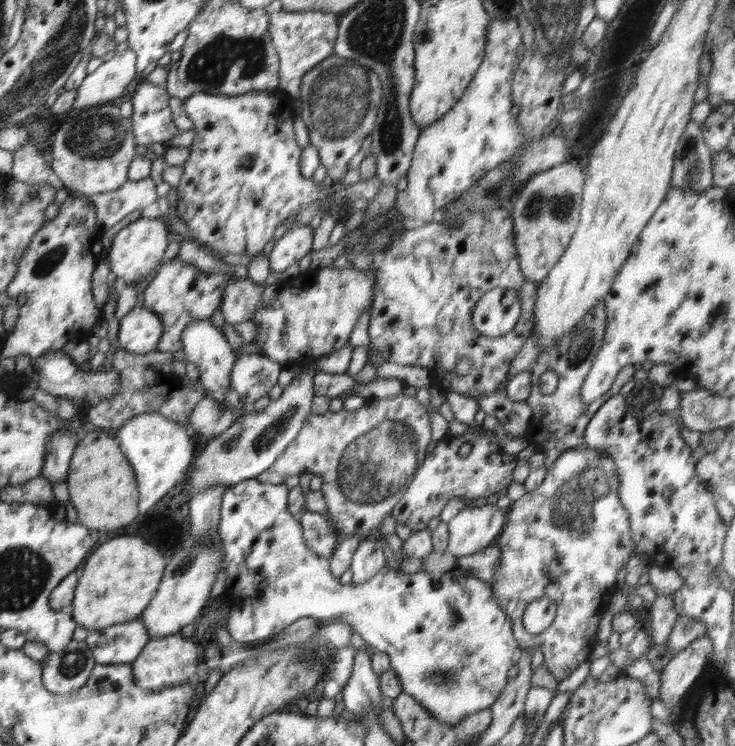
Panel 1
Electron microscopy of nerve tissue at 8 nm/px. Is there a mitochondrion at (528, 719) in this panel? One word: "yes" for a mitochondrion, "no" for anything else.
no

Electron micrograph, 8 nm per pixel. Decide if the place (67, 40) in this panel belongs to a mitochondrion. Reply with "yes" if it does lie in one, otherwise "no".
yes

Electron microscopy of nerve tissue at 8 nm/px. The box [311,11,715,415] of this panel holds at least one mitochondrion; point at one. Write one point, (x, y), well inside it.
(554, 204)

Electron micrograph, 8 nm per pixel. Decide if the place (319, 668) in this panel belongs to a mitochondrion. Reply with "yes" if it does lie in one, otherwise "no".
yes

